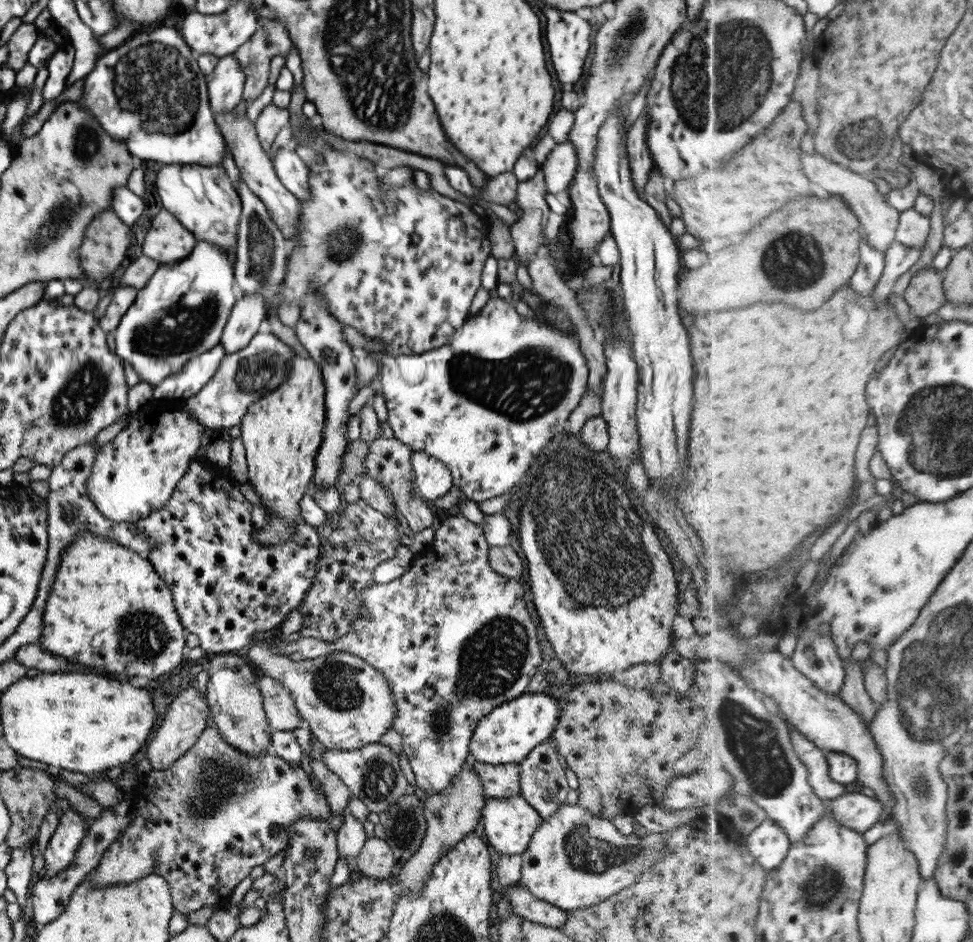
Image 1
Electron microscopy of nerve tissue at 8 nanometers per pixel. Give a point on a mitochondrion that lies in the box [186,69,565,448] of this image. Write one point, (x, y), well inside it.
(262, 248)

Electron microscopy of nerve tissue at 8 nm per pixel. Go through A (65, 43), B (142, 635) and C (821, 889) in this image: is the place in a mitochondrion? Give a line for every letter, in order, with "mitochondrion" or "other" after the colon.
A: other
B: mitochondrion
C: mitochondrion

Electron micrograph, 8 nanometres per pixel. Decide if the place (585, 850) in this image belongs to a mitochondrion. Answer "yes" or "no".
yes

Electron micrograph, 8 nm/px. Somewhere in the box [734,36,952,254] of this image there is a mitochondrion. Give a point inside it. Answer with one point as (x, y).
(867, 137)

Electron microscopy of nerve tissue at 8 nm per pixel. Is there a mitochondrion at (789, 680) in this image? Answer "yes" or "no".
no

